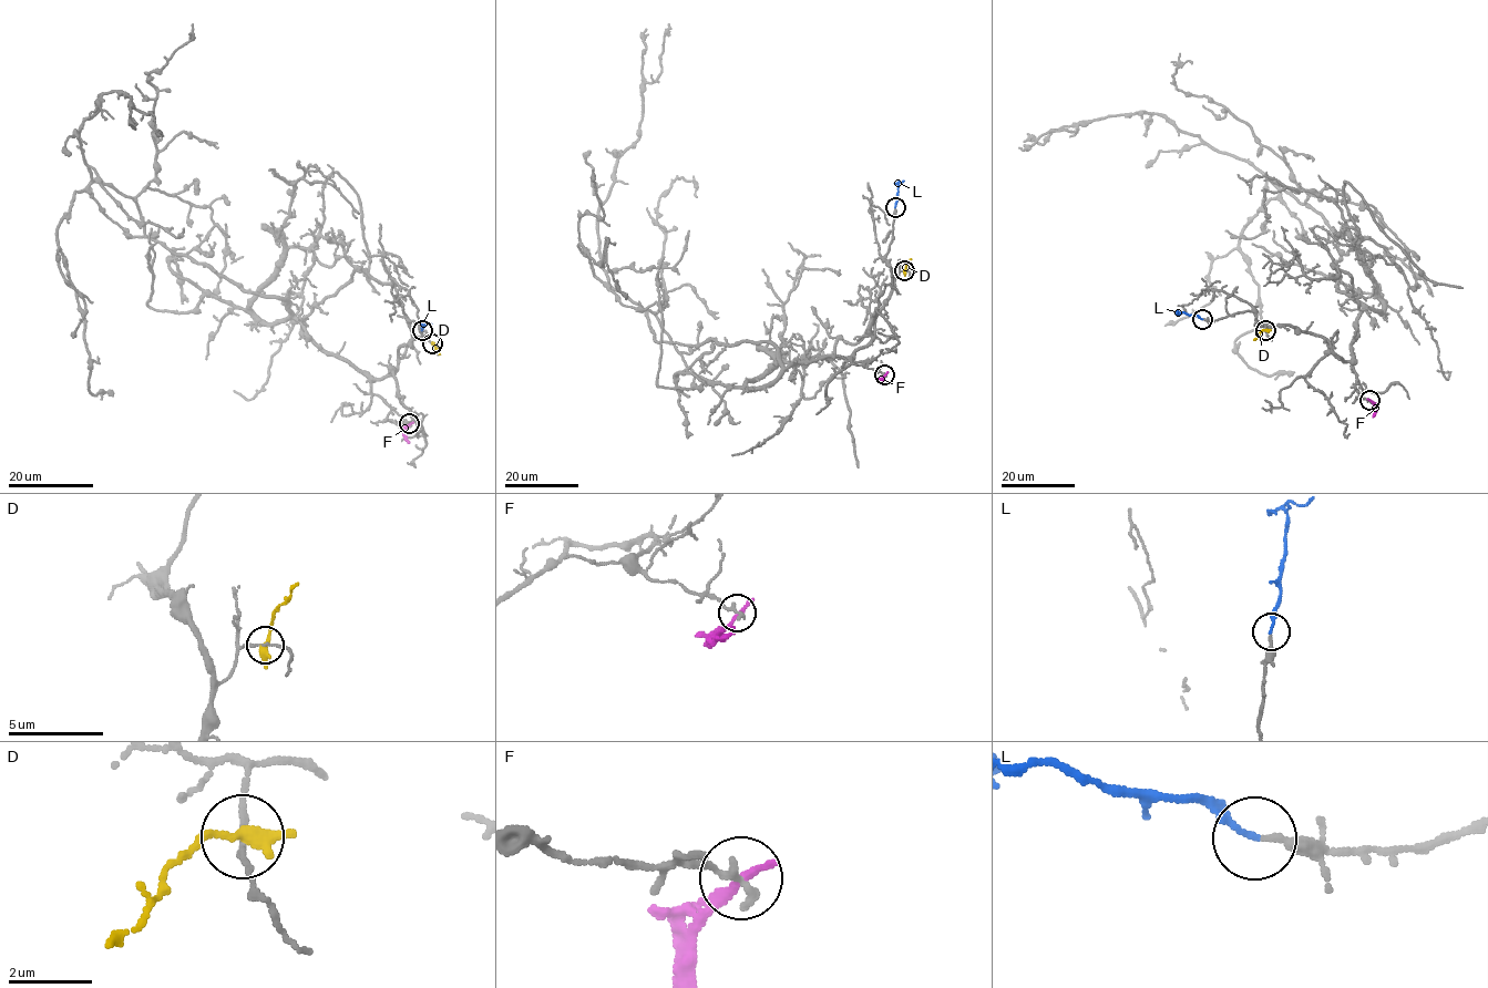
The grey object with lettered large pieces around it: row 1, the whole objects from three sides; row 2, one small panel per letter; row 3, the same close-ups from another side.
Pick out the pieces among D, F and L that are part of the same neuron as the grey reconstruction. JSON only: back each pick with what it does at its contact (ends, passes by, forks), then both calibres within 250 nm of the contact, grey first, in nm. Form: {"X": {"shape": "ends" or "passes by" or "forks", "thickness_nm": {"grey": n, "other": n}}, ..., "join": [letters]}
{"L": {"shape": "ends", "thickness_nm": {"grey": 200, "other": 130}}, "join": ["L"]}

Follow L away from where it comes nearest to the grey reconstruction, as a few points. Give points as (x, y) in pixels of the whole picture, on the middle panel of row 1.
L: (895, 206), (899, 183), (904, 181)

